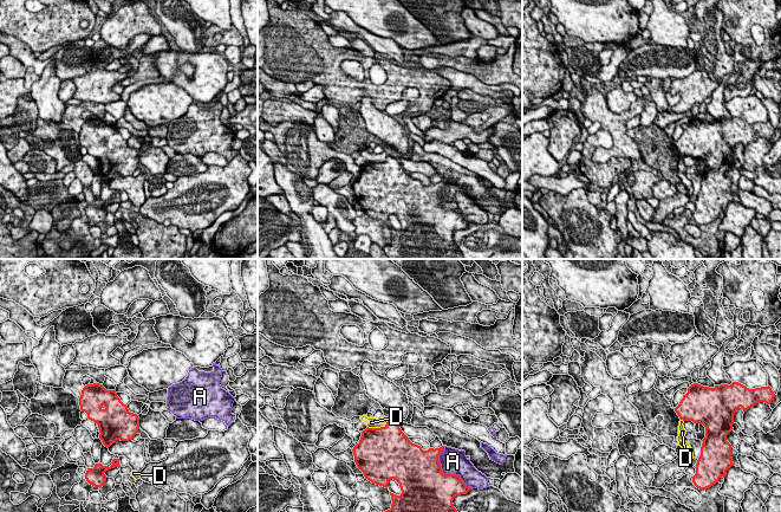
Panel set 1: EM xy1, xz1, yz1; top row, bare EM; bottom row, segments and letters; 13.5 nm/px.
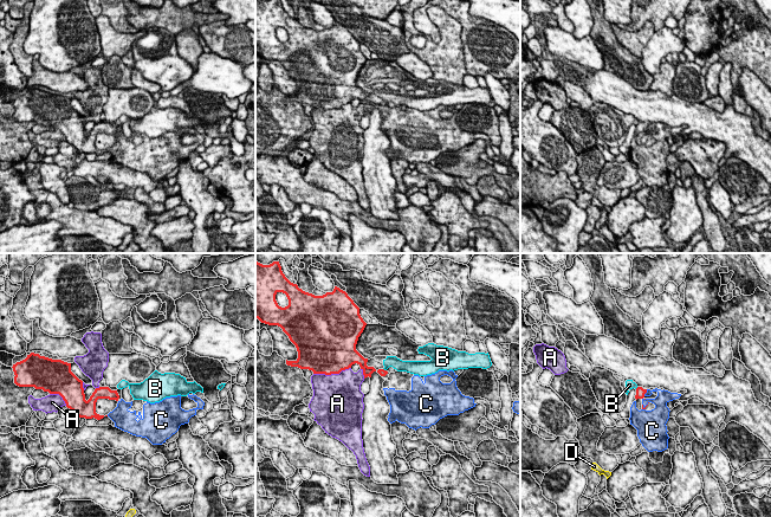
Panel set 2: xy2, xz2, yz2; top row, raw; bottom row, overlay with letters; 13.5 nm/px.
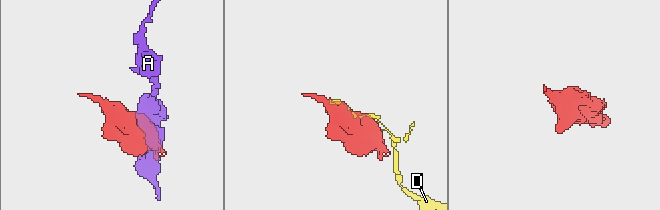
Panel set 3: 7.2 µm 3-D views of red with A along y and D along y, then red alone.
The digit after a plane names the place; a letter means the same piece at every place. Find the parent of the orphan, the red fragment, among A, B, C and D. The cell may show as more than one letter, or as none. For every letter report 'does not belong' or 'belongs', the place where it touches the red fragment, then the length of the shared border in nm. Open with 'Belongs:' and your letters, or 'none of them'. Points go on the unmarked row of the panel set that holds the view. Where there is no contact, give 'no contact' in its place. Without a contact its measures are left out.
Belongs: C
A: does not belong; meets red in xz1 at (446, 209); contact 700 nm long
B: does not belong; meets red in xz2 at (383, 104); contact 60 nm long
C: belongs; meets red in yz2 at (646, 127); contact 110 nm long
D: does not belong; meets red in xz1 at (378, 163); contact 320 nm long

